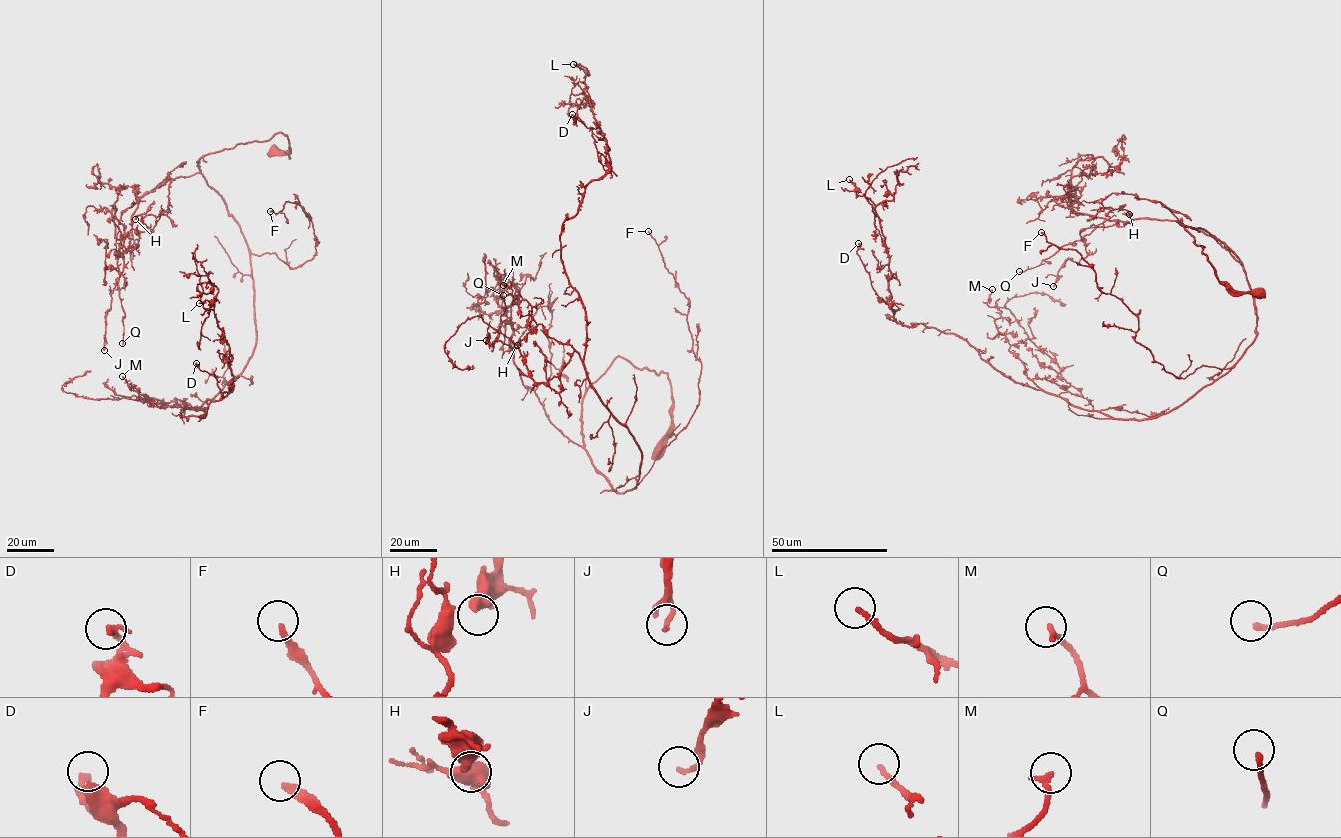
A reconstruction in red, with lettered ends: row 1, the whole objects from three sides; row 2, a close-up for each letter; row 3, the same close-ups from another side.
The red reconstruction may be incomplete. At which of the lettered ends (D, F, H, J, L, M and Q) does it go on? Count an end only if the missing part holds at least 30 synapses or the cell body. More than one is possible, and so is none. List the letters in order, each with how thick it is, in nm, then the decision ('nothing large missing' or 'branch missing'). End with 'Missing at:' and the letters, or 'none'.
D: 220 nm thick; nothing large missing
F: 220 nm thick; nothing large missing
H: 320 nm thick; nothing large missing
J: 150 nm thick; nothing large missing
L: 180 nm thick; nothing large missing
M: 220 nm thick; branch missing
Q: 190 nm thick; nothing large missing
Missing at: M

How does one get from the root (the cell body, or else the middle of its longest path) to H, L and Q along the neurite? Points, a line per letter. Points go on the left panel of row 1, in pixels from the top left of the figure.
H: (276, 150), (289, 152), (280, 132), (238, 144), (152, 191), (168, 172), (168, 211), (135, 219)
L: (276, 150), (280, 132), (198, 161), (248, 247), (256, 342), (181, 417), (233, 387), (199, 303)
Q: (276, 150), (289, 152), (280, 132), (238, 144), (141, 197), (121, 240), (122, 343)

